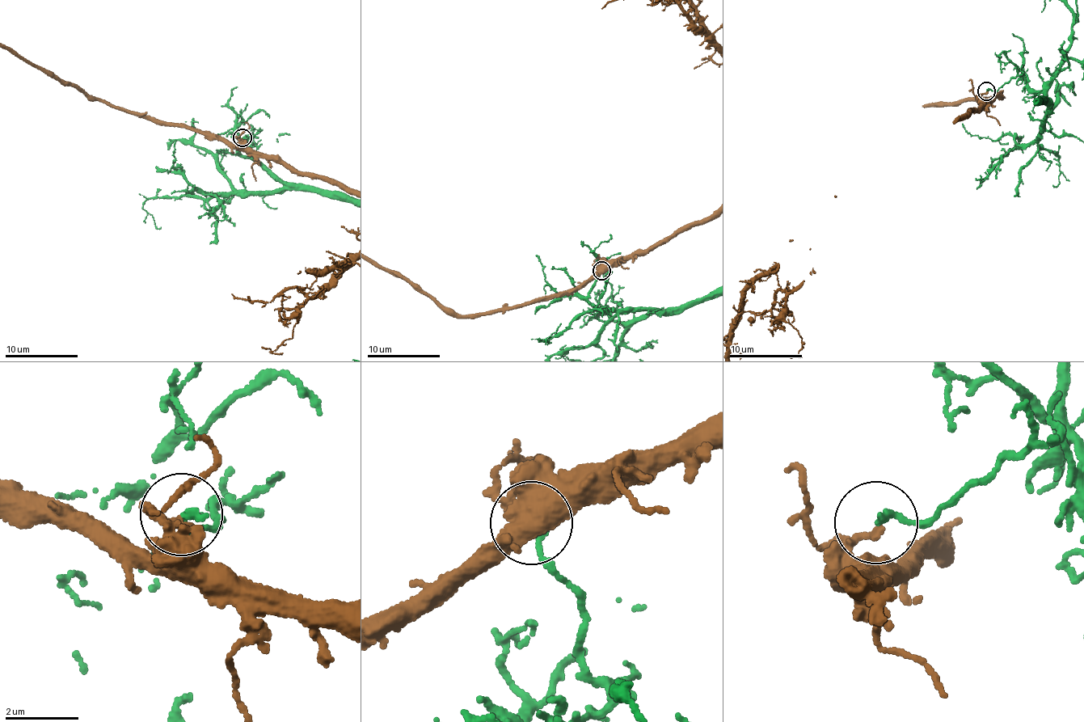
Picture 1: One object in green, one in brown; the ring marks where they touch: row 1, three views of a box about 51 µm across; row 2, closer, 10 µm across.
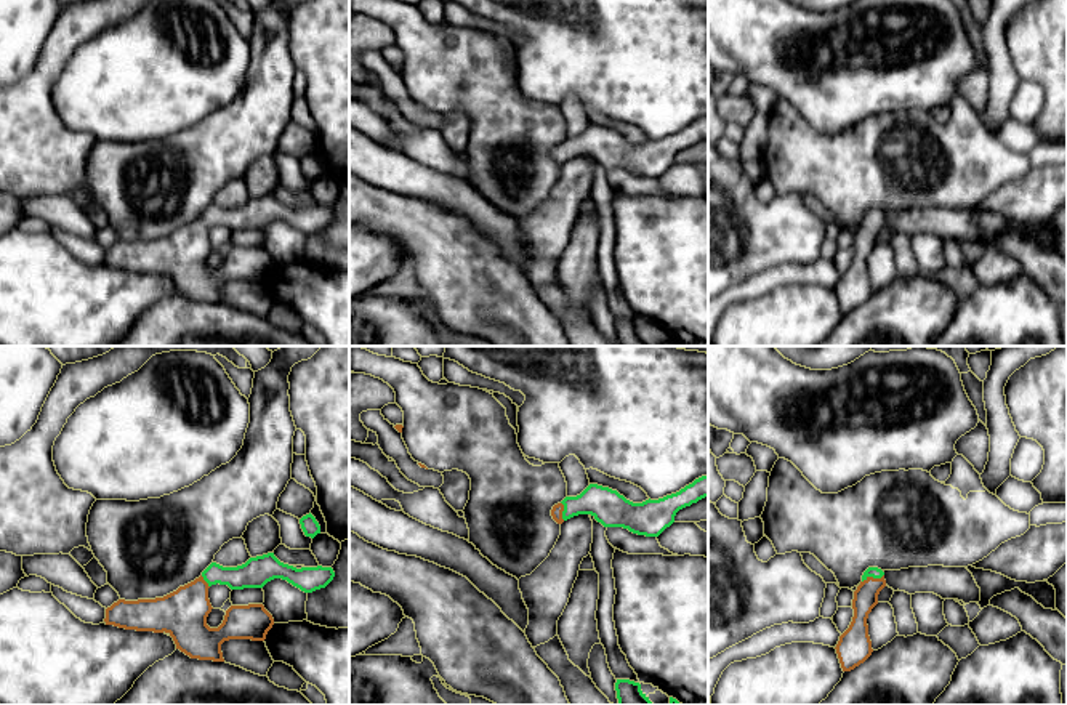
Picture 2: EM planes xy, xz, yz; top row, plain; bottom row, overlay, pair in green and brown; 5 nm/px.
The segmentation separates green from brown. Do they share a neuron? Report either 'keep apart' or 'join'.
keep apart

